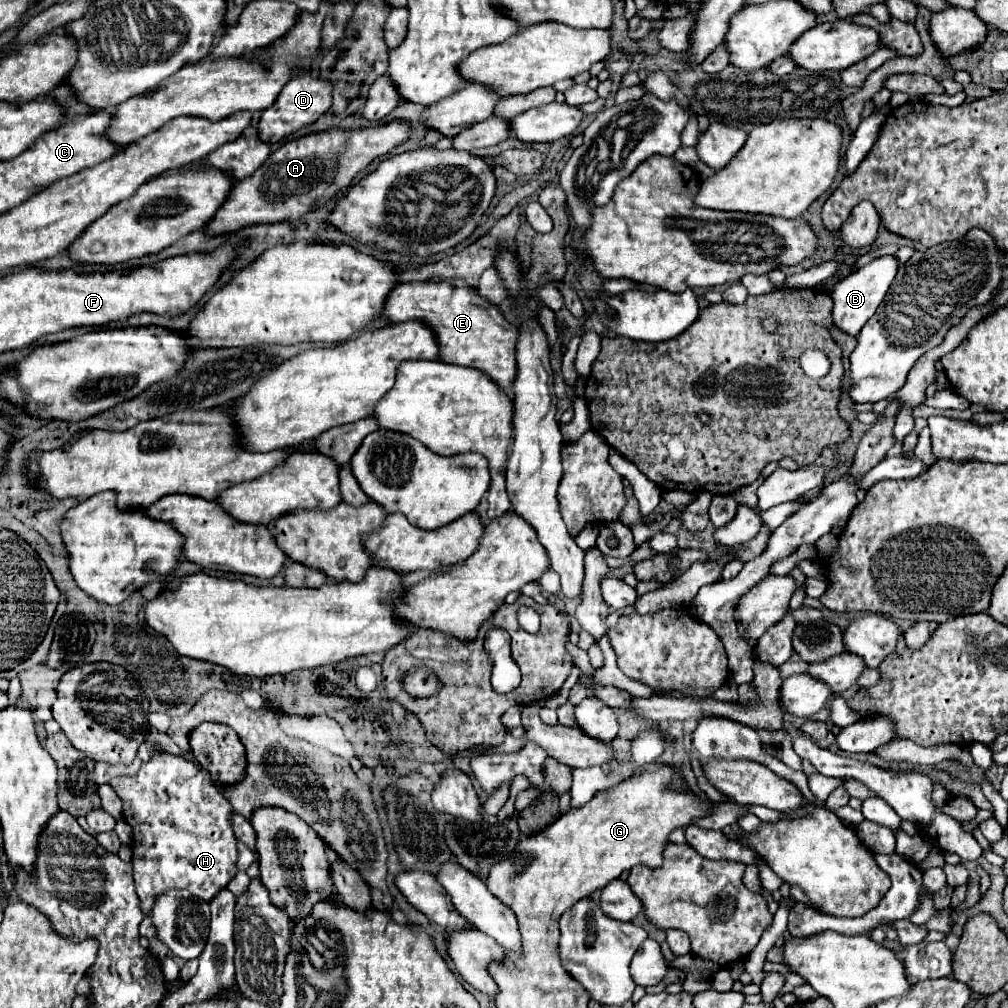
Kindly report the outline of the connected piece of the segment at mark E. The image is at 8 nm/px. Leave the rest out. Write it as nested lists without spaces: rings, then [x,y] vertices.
[[[461,279],[447,281],[399,281],[391,295],[387,295],[387,307],[383,307],[383,317],[389,323],[401,321],[421,321],[425,323],[437,339],[439,361],[451,365],[463,365],[483,371],[493,383],[503,391],[511,391],[517,361],[515,343],[519,337],[519,327],[509,325],[497,307],[483,301],[475,289],[463,285]]]

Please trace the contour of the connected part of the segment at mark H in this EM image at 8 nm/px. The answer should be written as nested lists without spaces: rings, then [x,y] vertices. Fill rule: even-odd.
[[[169,753],[153,755],[151,761],[141,765],[135,777],[115,777],[109,785],[123,801],[123,817],[133,827],[133,873],[143,915],[151,915],[157,895],[169,889],[187,889],[209,903],[237,875],[237,839],[231,827],[233,807],[193,761]]]

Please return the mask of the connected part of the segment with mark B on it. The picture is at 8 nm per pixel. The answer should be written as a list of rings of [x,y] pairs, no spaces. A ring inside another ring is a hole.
[[[879,257],[871,263],[867,263],[865,267],[861,267],[859,271],[851,273],[849,277],[845,277],[843,281],[839,281],[835,287],[825,287],[825,285],[819,285],[817,289],[819,291],[825,291],[831,299],[833,299],[833,323],[839,331],[847,333],[847,335],[857,335],[861,331],[861,327],[875,315],[877,307],[881,305],[895,273],[897,273],[897,259],[895,257]]]

